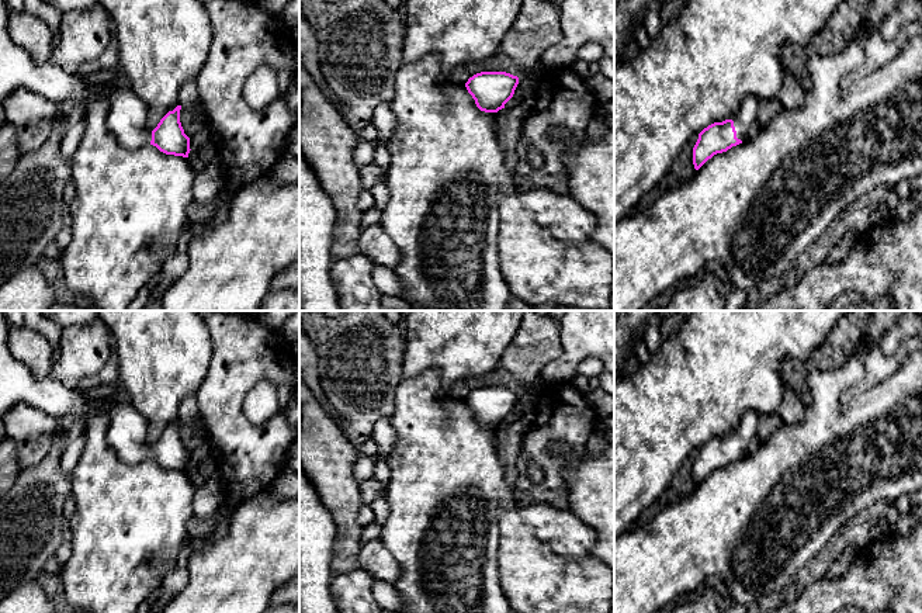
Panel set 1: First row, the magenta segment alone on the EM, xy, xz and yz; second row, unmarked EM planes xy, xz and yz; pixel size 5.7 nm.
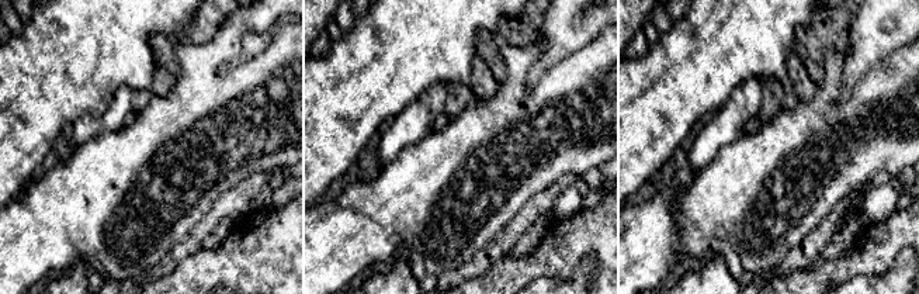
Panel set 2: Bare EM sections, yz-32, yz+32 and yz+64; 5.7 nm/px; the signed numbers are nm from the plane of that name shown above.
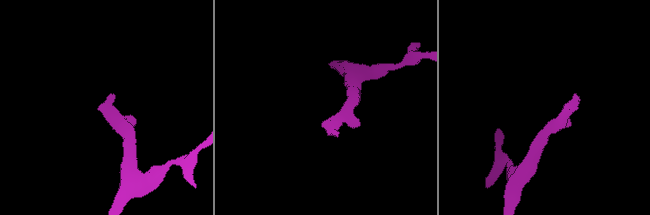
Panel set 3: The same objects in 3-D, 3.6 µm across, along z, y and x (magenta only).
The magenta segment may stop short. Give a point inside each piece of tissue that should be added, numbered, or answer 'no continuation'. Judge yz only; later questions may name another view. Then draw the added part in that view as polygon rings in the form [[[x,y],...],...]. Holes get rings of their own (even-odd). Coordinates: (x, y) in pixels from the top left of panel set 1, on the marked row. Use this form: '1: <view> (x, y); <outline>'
1: yz (747, 114); [[[746,96],[732,118],[736,138],[746,141],[748,131],[758,120],[759,100],[755,96]]]

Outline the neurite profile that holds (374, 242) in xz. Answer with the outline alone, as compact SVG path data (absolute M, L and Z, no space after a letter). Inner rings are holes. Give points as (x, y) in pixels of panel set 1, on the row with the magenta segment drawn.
M381 222L365 228L358 240L358 253L371 259L374 266L395 269L401 260L399 250Z

